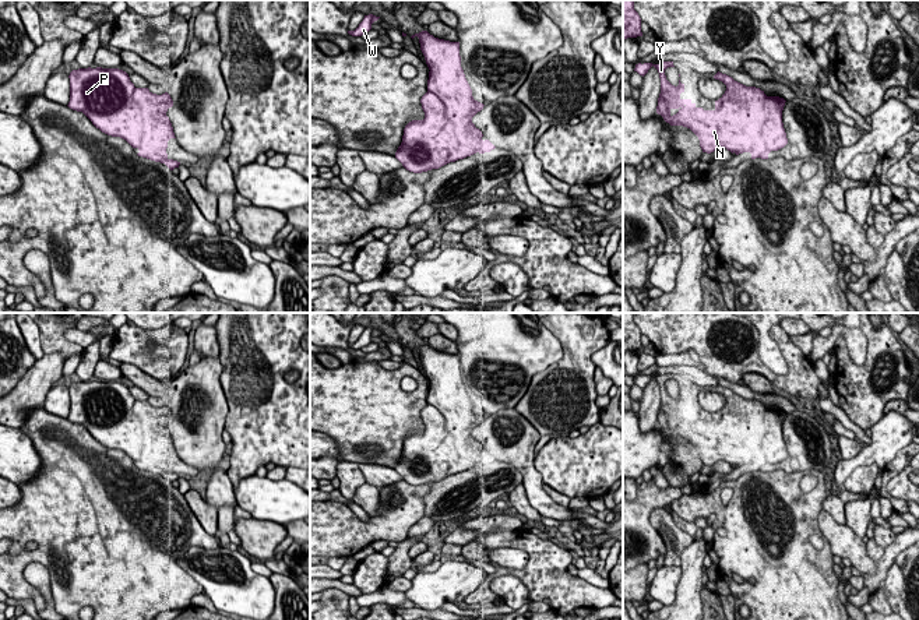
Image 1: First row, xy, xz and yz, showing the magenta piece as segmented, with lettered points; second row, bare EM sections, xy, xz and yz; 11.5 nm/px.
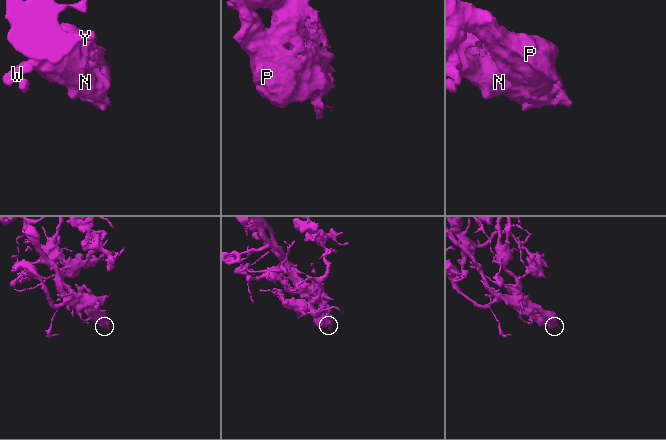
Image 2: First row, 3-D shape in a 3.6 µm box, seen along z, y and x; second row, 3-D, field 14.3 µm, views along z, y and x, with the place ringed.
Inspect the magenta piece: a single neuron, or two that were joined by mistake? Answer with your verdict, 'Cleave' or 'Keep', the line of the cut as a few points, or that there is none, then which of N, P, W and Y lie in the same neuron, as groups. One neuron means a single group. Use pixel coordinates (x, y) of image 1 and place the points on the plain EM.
Cleave. Split along xy (134, 401), (138, 437), (169, 434), (155, 447), (154, 465). Groups: N W Y / P

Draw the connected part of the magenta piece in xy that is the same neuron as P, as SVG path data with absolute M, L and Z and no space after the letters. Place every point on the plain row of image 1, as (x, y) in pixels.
M78 381L70 391L68 420L82 425L102 445L126 452L133 461L155 465L155 447L166 445L169 431L156 440L138 438L134 397L119 381Z

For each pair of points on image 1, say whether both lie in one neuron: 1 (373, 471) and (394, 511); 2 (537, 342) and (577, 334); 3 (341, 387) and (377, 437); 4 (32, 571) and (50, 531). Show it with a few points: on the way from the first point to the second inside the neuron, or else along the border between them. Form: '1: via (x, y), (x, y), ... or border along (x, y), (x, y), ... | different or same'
1: border along (402, 479), (379, 489) | different
2: border along (545, 327), (559, 341), (563, 353), (546, 369) | different
3: via (354, 400), (369, 415), (369, 425) | same
4: border along (30, 562), (38, 562), (49, 571), (52, 592) | different

